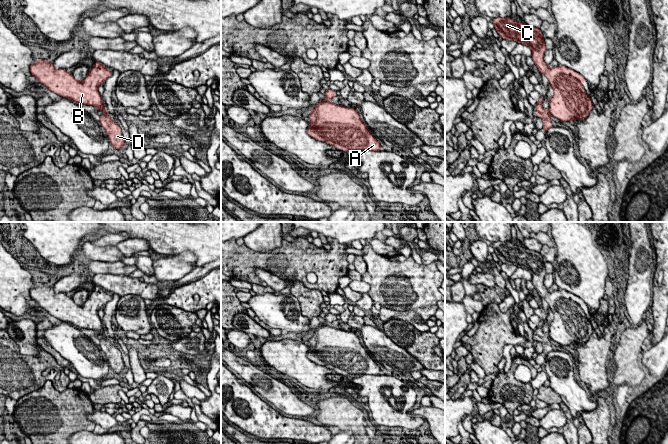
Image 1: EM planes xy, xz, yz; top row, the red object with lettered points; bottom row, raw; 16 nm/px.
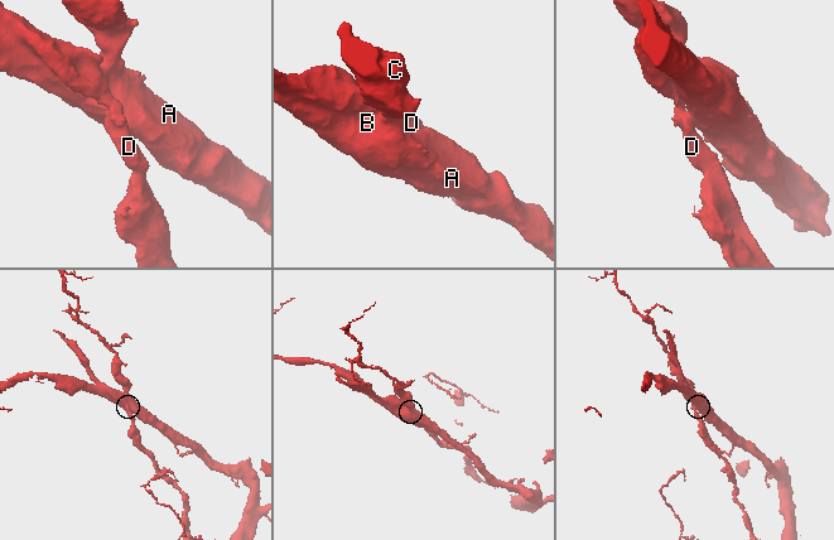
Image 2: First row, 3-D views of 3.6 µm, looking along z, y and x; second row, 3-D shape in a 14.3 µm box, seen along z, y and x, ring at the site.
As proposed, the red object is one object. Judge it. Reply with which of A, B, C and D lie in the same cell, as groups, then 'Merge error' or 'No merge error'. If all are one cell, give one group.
Groups: A B C / D. Merge error

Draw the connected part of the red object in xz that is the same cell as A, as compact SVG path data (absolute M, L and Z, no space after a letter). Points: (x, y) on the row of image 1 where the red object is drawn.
M321 101L312 105L307 134L337 150L381 151L382 147L353 107Z

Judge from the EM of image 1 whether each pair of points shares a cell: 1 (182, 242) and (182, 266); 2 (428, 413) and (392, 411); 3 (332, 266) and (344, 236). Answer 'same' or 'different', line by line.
1: different
2: different
3: different

